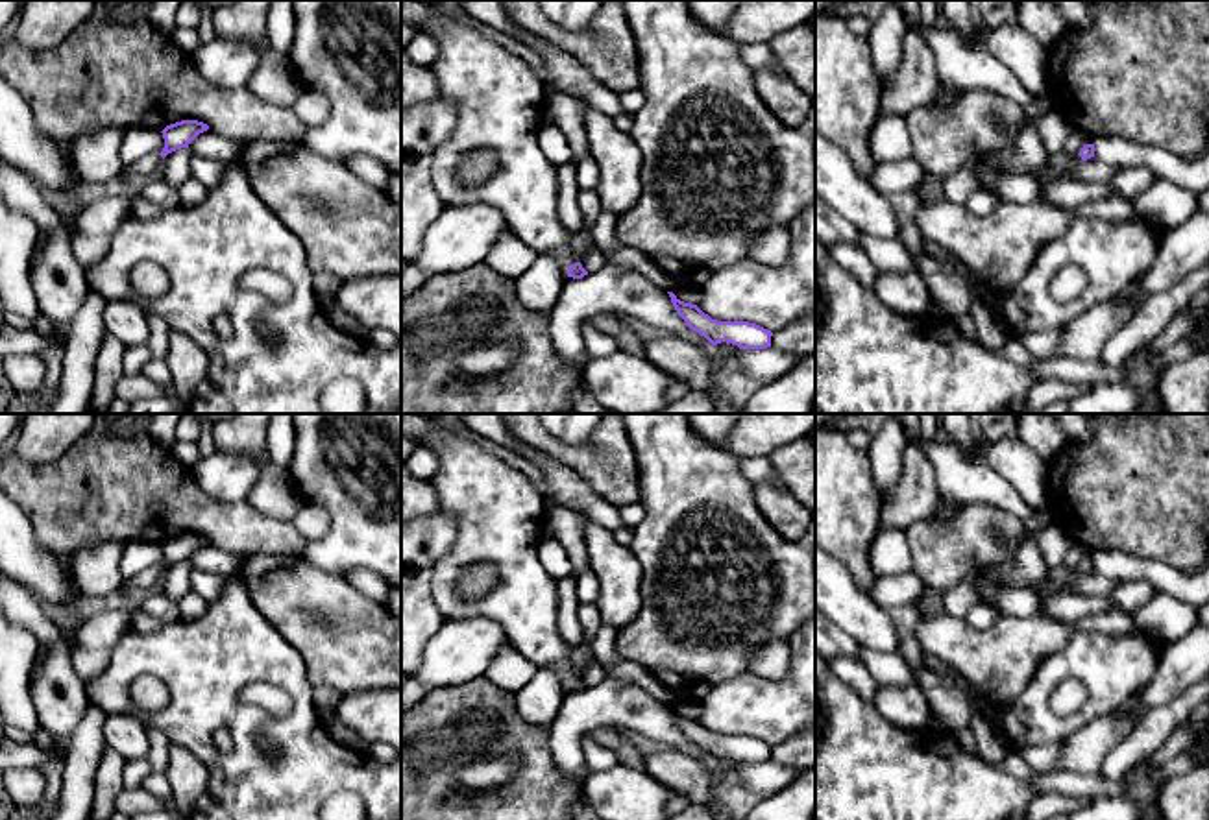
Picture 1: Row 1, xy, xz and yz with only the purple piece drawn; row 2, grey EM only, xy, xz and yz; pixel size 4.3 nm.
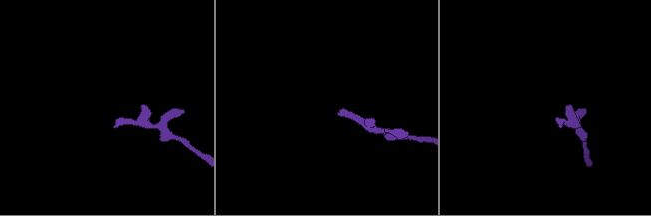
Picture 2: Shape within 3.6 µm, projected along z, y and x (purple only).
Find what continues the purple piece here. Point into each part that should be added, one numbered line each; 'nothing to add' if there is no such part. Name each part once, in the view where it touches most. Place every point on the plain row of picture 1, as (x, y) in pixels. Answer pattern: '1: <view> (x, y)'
1: xz (564, 669)

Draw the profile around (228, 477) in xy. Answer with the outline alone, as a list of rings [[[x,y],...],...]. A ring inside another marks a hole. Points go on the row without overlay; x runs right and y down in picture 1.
[[[218,452],[192,467],[198,486],[220,500],[244,500],[259,478],[259,465],[244,454]]]

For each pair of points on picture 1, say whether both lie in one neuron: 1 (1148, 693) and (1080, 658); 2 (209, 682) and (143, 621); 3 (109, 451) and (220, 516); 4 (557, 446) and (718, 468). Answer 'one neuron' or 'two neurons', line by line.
1: two neurons
2: two neurons
3: one neuron
4: two neurons

